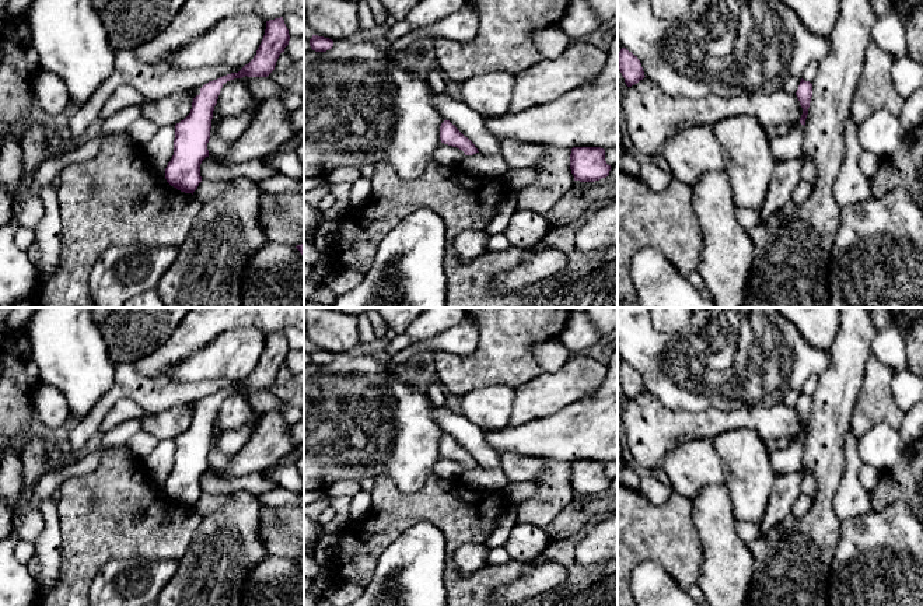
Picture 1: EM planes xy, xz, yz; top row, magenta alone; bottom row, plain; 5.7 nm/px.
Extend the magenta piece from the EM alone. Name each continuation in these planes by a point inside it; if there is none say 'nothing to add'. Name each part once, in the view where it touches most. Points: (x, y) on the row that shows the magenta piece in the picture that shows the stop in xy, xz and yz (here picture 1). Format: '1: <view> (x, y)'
nothing to add

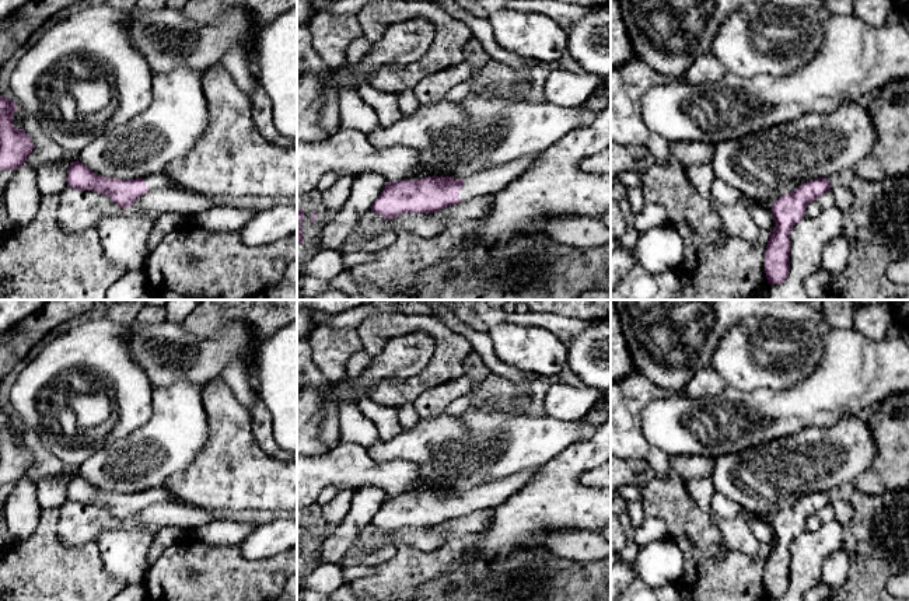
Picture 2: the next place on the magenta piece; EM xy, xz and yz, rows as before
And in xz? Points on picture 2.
1: xz (489, 181)

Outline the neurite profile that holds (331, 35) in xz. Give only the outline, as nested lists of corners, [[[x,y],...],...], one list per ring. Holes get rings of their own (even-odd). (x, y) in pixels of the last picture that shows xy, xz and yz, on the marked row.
[[[329,11],[317,13],[308,24],[312,46],[328,67],[346,62],[349,45],[364,35],[356,17],[336,17]]]

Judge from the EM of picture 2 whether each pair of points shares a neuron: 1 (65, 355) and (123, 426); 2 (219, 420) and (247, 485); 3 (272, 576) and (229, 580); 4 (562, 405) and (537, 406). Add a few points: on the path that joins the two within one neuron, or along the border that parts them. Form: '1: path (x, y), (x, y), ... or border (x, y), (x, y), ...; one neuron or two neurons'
1: path (88, 355), (123, 387), (123, 402); one neuron
2: path (230, 436), (233, 470); one neuron
3: path (261, 580), (240, 580); one neuron
4: border (552, 384), (545, 395), (544, 413); two neurons

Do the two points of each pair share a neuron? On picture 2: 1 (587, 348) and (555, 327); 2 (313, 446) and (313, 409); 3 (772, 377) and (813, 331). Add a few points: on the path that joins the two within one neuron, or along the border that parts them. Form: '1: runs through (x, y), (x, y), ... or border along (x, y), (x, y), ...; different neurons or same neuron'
1: border along (591, 321), (567, 346); different neurons
2: runs through (311, 437), (311, 418); same neuron
3: runs through (789, 376), (799, 373), (813, 359), (813, 348); same neuron

